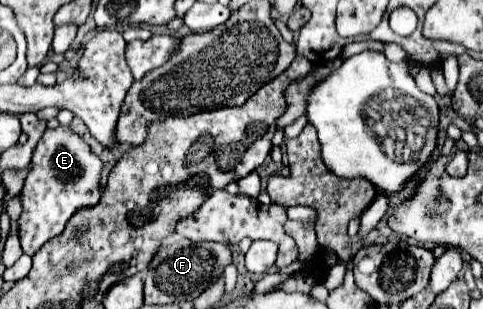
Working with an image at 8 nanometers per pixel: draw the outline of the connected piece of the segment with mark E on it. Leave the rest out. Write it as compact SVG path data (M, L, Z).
M58 125L42 135L32 153L30 171L20 193L22 213L18 217L18 237L26 255L34 255L48 239L60 235L76 211L96 207L96 203L100 203L100 175L100 157L76 131Z

